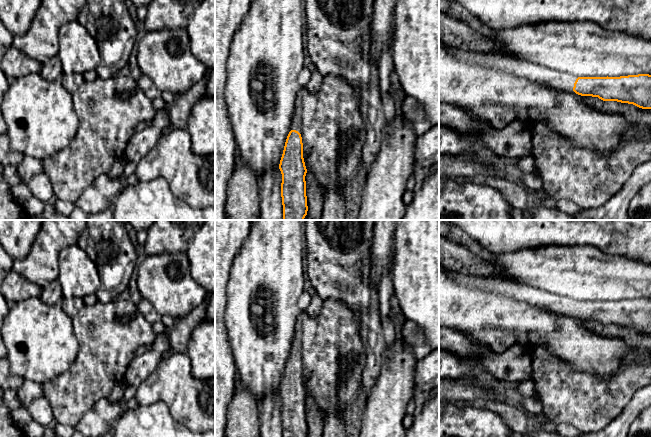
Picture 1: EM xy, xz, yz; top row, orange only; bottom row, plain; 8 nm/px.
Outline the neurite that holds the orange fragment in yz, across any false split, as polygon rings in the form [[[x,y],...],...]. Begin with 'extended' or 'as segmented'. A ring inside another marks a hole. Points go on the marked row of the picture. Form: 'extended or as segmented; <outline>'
extended; [[[446,47],[470,64],[509,72],[517,77],[524,77],[559,91],[651,109],[651,75],[649,74],[620,77],[577,77],[524,60]]]

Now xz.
extended; [[[298,95],[279,169],[282,174],[283,220],[304,220],[308,211],[305,181],[307,169],[303,158],[301,98]]]

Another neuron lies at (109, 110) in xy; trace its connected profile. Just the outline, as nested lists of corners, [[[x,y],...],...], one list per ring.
[[[113,73],[108,79],[97,77],[93,81],[80,81],[79,88],[71,96],[79,120],[77,132],[65,149],[43,160],[43,172],[52,183],[55,199],[76,203],[83,191],[98,176],[108,174],[116,161],[125,158],[128,142],[136,132],[136,127],[141,122],[152,120],[156,110],[152,100],[144,94],[137,81],[130,75]]]

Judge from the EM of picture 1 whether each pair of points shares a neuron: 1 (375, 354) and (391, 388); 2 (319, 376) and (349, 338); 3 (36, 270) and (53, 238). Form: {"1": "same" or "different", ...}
{"1": "different", "2": "same", "3": "same"}

